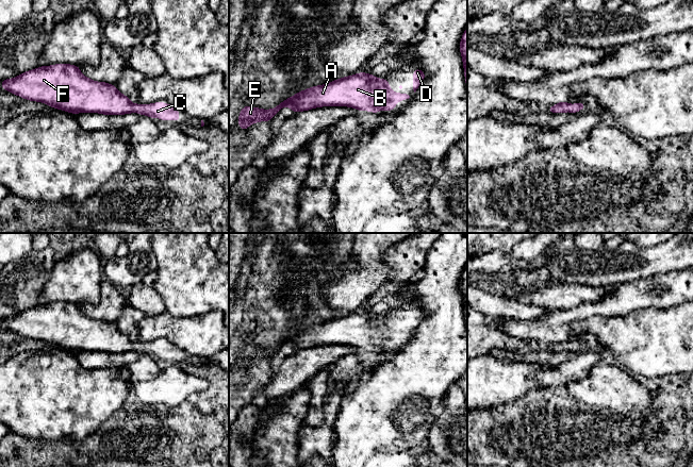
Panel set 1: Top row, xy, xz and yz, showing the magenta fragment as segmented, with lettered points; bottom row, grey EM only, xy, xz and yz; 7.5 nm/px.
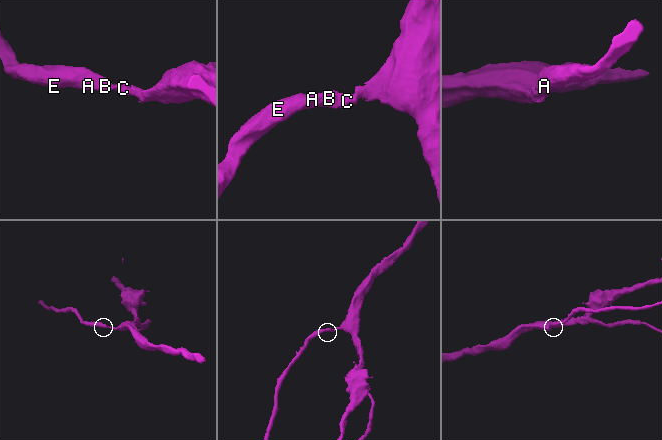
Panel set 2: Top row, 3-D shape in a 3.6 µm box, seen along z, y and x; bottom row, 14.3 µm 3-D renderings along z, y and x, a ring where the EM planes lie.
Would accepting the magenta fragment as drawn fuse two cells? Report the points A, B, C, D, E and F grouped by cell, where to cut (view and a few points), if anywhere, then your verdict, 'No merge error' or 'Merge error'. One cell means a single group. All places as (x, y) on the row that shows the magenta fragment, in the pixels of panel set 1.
Groups: A B C D E F. No split. No merge error

